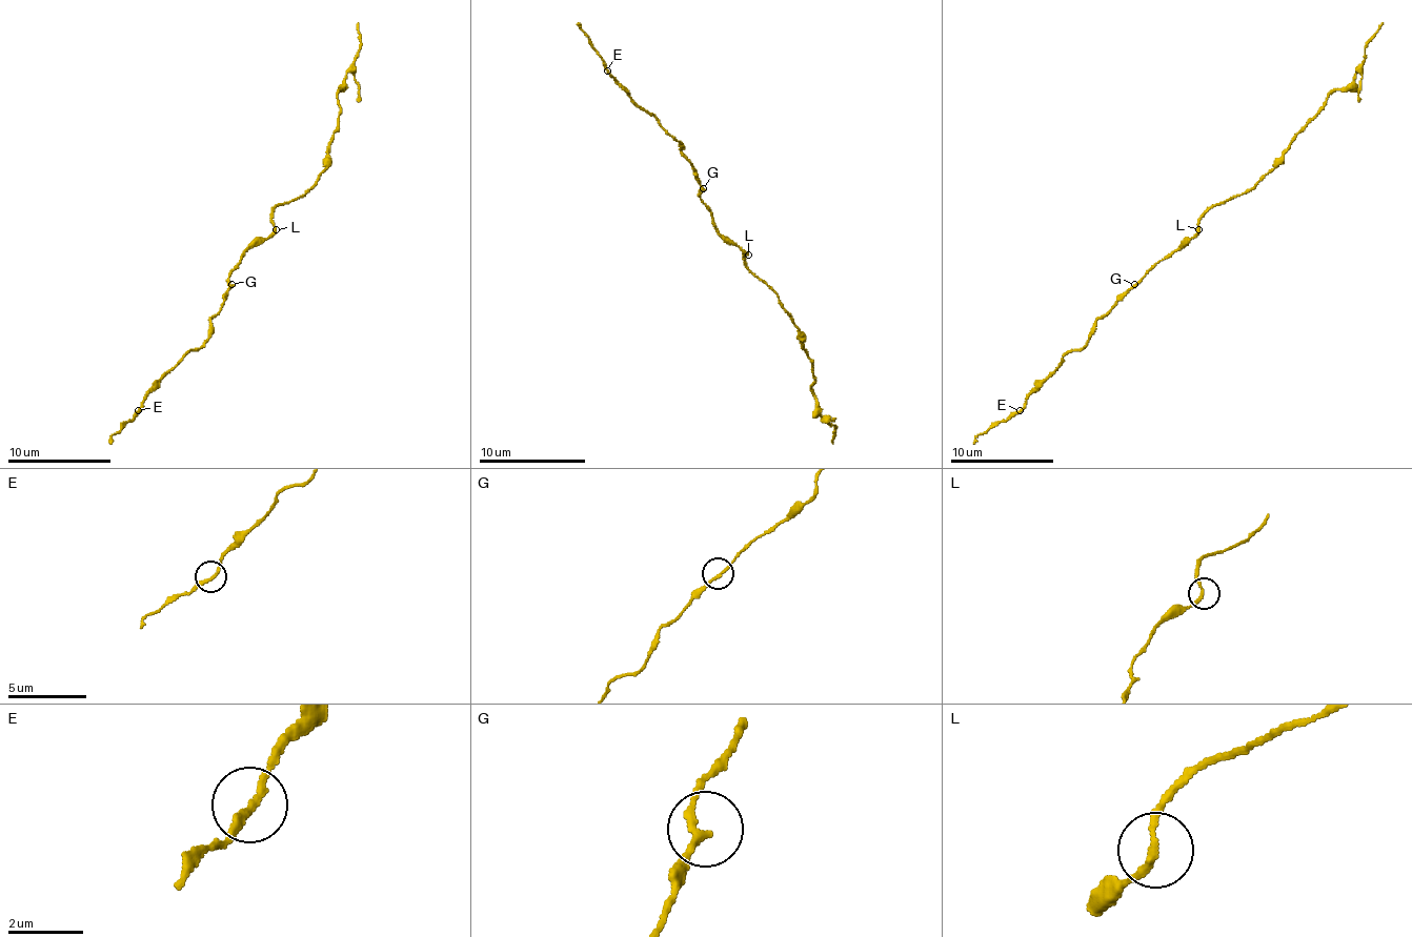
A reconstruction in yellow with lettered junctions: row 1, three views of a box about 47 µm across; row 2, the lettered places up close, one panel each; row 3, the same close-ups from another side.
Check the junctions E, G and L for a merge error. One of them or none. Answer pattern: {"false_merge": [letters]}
{"false_merge": []}

